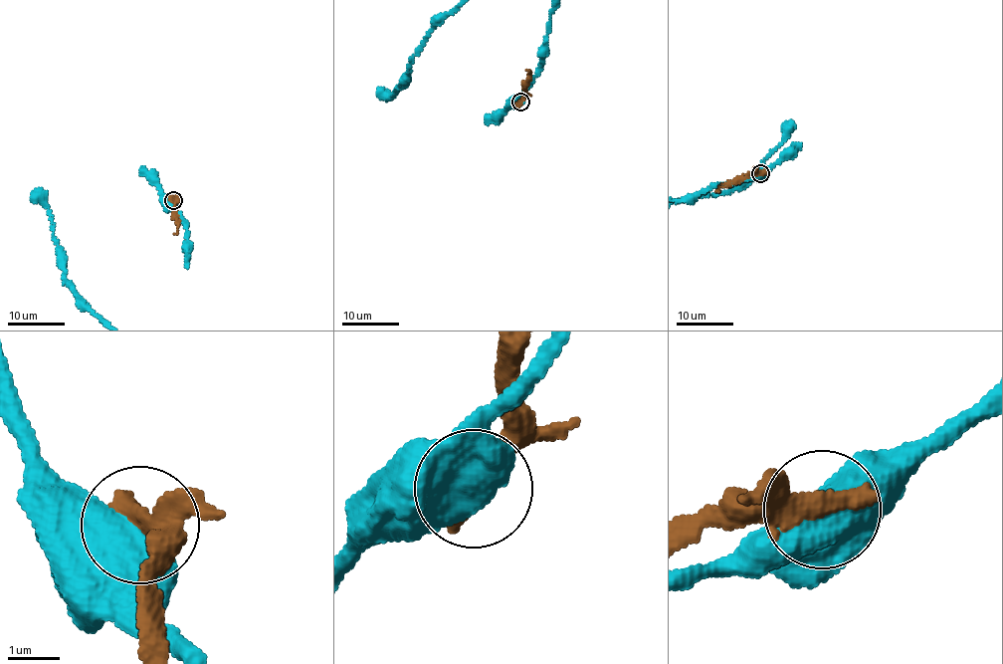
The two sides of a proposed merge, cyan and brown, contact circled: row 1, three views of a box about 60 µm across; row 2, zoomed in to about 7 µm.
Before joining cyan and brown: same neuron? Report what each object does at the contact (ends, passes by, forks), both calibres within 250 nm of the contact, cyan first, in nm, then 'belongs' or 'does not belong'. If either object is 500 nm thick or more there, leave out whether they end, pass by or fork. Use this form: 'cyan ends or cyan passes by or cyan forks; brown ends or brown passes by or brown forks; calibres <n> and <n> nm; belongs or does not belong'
calibres 750 and 480 nm; does not belong

